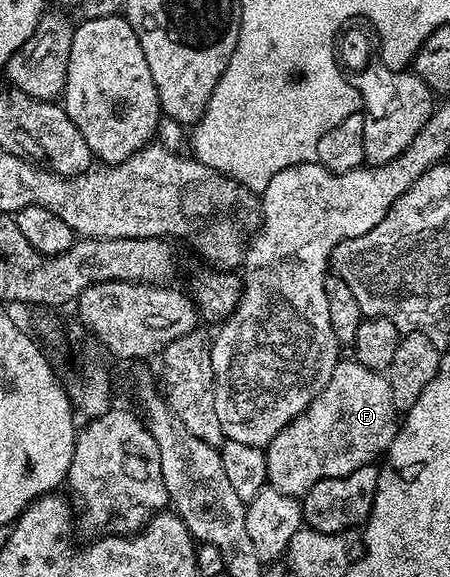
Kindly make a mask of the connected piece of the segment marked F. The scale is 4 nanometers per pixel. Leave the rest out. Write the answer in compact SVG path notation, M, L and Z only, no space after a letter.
M353 357L343 358L336 365L328 385L310 402L308 409L304 409L304 413L296 416L280 433L276 433L274 440L264 448L266 482L285 495L304 496L321 479L344 477L356 469L371 466L375 461L381 460L390 450L399 426L400 413L394 408L389 378L381 371L360 365Z

